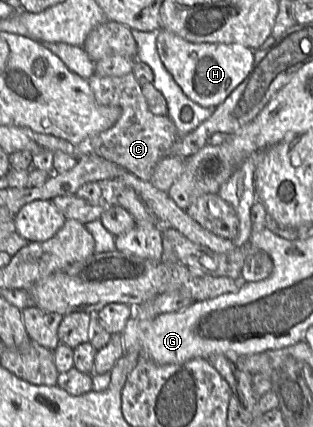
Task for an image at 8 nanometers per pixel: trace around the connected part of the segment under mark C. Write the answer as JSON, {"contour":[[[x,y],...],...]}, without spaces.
{"contour":[[[132,72],[120,77],[100,76],[94,73],[87,81],[97,103],[105,106],[116,105],[122,108],[122,115],[119,120],[108,130],[92,137],[86,144],[87,150],[90,153],[114,162],[141,180],[150,181],[155,166],[161,159],[170,156],[170,149],[178,139],[174,123],[168,115],[155,115],[150,111],[142,93],[141,84]]]}

